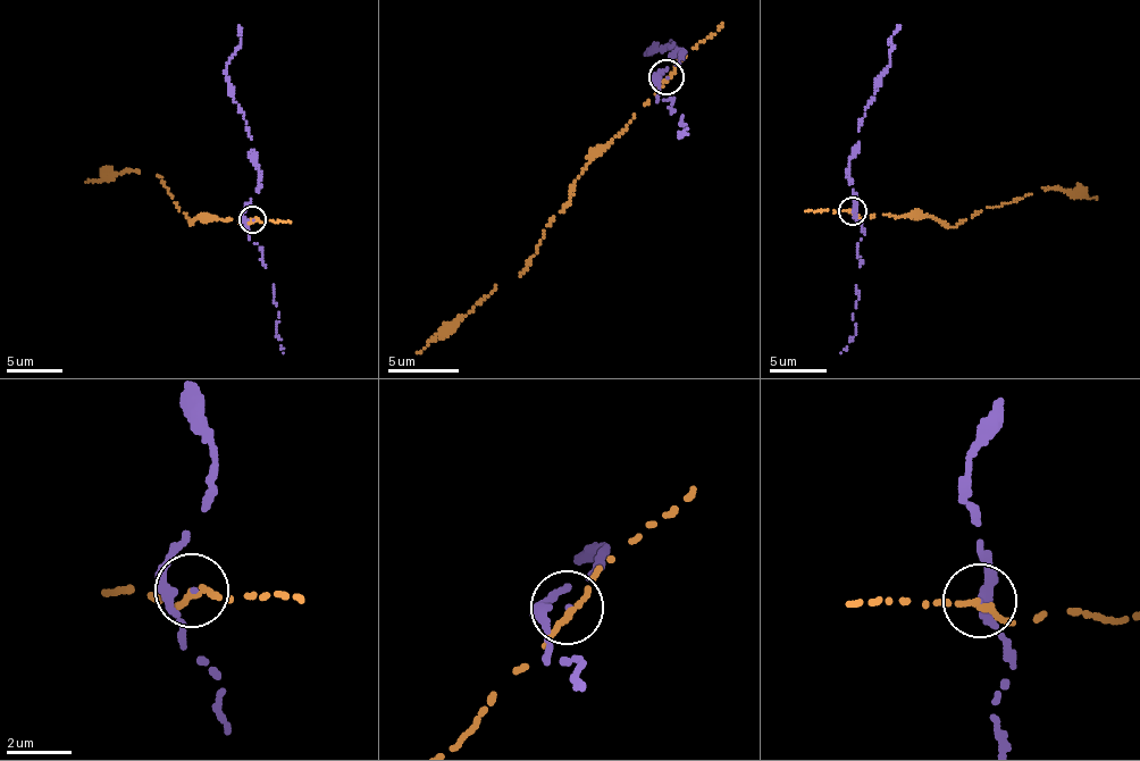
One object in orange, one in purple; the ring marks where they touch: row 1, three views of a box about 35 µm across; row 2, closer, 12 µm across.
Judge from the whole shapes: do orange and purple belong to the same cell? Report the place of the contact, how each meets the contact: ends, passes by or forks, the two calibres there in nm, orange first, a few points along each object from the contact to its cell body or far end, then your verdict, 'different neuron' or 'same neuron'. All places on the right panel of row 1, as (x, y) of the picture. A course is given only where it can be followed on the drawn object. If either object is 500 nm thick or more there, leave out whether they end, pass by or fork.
place (852, 210); orange passes by; purple passes by; calibres 190 and 180 nm; course orange (853, 211), (862, 218), (918, 211), (950, 227), (987, 207), (1058, 186), (1097, 199); course purple (853, 211), (849, 157), (858, 141), (874, 80), (887, 66), (891, 42), (899, 25); different neuron

